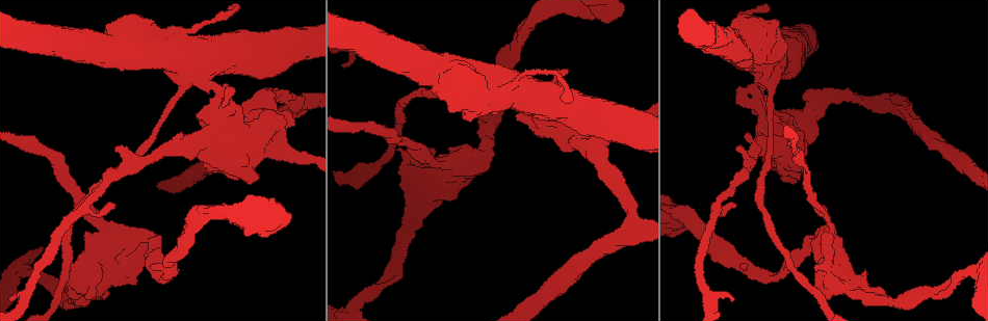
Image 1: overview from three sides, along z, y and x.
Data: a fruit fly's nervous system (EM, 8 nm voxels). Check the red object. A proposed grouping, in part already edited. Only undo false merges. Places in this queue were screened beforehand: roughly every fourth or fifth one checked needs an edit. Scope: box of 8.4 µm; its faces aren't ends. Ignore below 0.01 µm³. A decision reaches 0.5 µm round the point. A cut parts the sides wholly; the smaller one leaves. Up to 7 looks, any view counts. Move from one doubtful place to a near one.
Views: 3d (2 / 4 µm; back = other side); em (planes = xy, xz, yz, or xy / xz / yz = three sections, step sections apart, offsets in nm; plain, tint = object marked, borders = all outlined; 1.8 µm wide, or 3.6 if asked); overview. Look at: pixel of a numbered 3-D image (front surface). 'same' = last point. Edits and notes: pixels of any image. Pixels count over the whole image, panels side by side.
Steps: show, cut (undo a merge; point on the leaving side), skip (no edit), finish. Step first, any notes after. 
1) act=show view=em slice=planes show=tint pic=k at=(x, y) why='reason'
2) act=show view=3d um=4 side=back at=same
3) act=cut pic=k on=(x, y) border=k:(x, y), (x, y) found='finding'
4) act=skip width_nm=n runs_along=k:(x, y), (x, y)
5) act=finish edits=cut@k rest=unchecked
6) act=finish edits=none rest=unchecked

act=show view=em slice=planes show=plain pic=1 at=(458, 161)

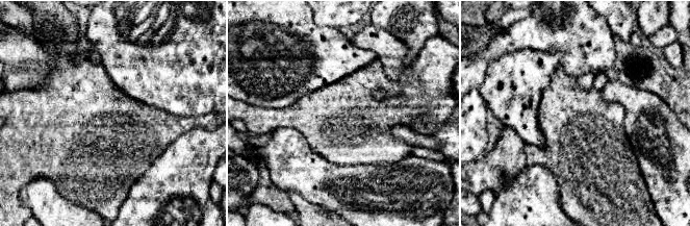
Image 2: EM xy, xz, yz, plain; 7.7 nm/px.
act=show view=em slice=planes show=tint at=same why='with the object marked'

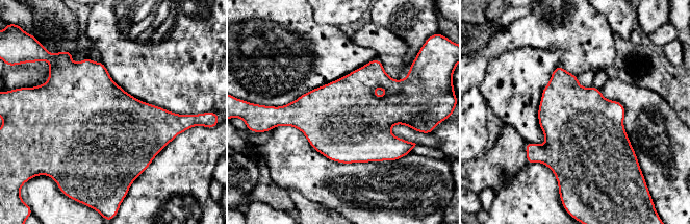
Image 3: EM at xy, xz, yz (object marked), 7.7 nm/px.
act=skip found='one neuron here'

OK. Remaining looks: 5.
act=show view=em um=3.6 slice=planes show=borders pic=1 at=(216, 121)

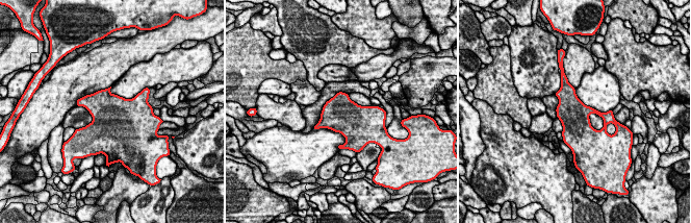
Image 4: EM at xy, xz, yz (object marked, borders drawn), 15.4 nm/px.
act=skip width_nm=460 found='all the same neuron'

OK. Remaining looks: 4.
act=show view=em slice=planes show=plain pic=1 at=(299, 104) why='sharp bend'

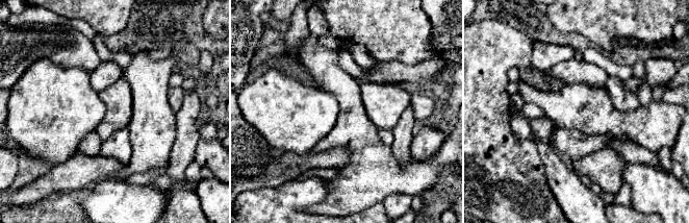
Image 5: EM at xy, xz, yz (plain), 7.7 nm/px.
act=show view=em slice=planes show=tint at=same why='where the object lies'

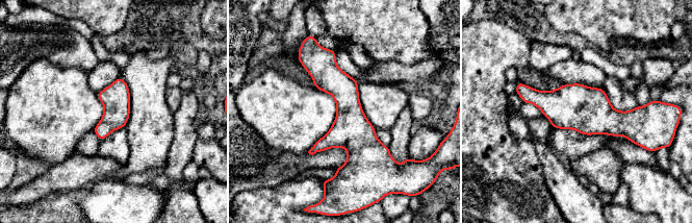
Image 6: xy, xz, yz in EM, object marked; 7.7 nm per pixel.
act=skip runs_along=6:(518, 91), (600, 118), (640, 115) found='one neuron here'

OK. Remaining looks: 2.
act=finish edits=none rest=unchecked

